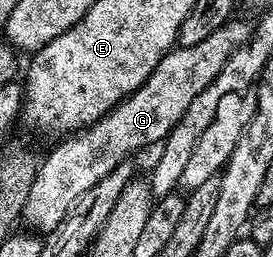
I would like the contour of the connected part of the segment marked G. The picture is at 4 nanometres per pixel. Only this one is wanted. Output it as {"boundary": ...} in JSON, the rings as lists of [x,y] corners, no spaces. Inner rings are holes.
{"boundary":[[[233,19],[226,22],[218,31],[213,31],[202,43],[194,43],[194,47],[174,47],[154,67],[154,71],[124,101],[120,101],[105,117],[92,125],[86,126],[71,135],[65,136],[61,145],[56,145],[48,153],[48,158],[39,162],[34,183],[30,183],[30,195],[26,195],[23,224],[29,230],[40,235],[47,235],[66,219],[70,207],[98,179],[106,179],[106,175],[118,167],[118,163],[129,160],[139,149],[147,145],[159,146],[177,123],[186,115],[186,107],[214,83],[218,71],[226,67],[230,55],[243,47],[254,36],[253,22]]]}

